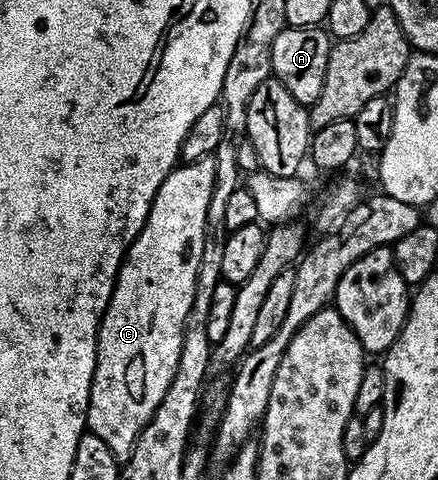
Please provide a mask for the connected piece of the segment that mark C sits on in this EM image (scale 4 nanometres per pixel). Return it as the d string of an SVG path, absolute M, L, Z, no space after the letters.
M204 156L173 168L162 182L158 194L148 211L142 230L136 241L128 247L128 253L120 264L112 297L100 320L96 335L96 365L88 399L87 431L98 434L114 454L118 462L130 458L136 435L150 422L158 402L174 382L174 370L178 370L178 358L182 354L184 323L194 302L194 290L198 278L198 262L202 262L202 246L206 230L206 210L214 190L214 159Z

